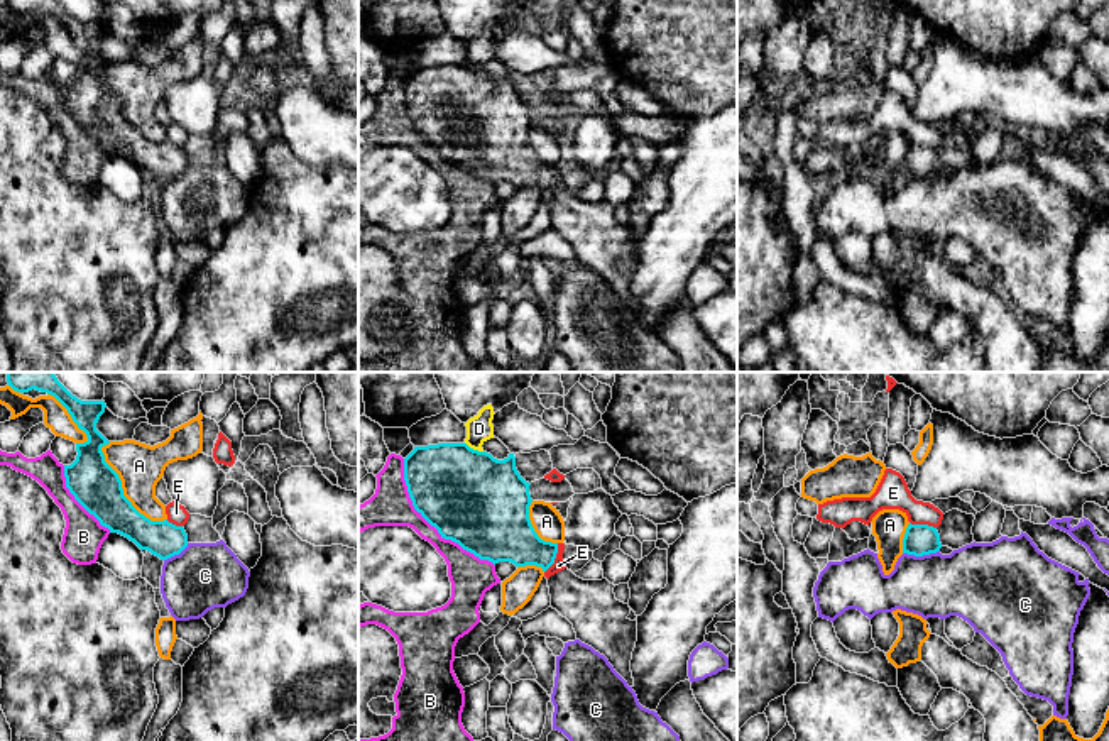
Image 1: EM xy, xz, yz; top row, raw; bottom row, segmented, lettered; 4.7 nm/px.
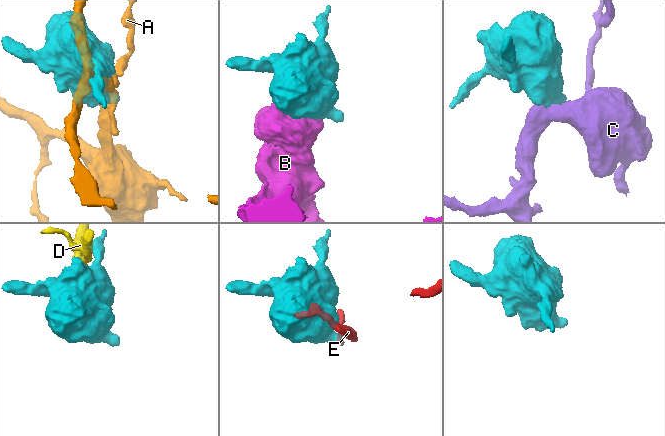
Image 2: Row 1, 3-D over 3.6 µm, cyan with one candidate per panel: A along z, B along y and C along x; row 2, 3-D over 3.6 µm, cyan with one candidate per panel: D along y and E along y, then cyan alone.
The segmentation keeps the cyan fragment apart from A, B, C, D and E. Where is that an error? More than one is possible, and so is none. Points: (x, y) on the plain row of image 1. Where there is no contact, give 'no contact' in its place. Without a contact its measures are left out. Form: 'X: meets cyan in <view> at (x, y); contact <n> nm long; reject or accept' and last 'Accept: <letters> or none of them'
A: meets cyan in xy at (122, 114); contact 480 nm long; reject
B: meets cyan in xz at (430, 144); contact 650 nm long; reject
C: meets cyan in yz at (920, 176); contact 180 nm long; reject
D: meets cyan in xz at (472, 70); contact 100 nm long; reject
E: meets cyan in xz at (555, 178); contact 160 nm long; reject
Accept: none of them

